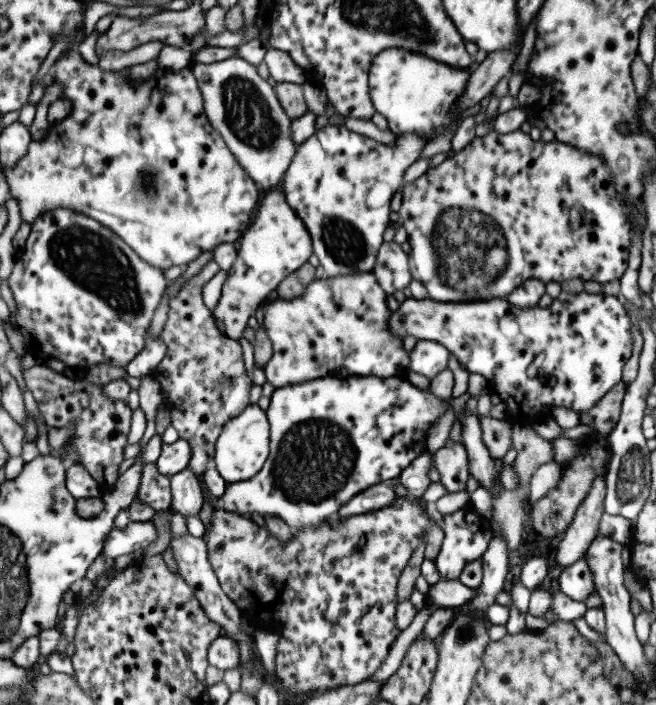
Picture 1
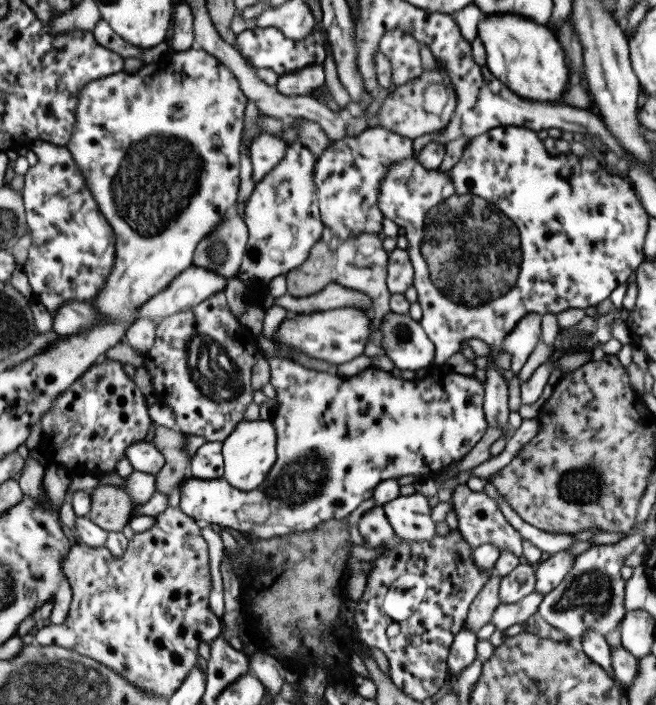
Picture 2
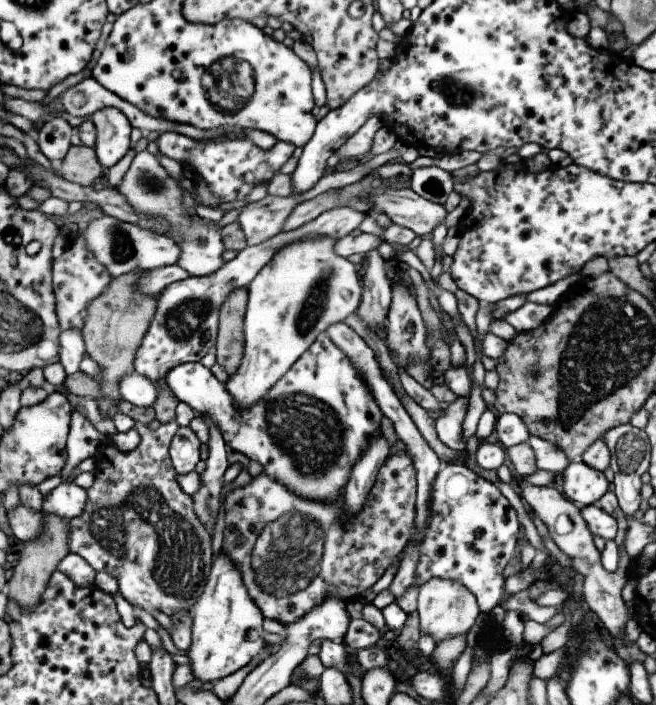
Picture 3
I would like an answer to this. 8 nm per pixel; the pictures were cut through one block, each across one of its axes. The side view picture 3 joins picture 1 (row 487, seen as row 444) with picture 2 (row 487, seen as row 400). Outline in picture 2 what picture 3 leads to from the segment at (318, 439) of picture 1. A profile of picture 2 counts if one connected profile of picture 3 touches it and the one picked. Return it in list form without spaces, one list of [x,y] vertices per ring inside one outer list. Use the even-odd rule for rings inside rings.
[[[271,355],[265,359],[269,365],[269,382],[275,390],[273,401],[275,401],[277,407],[274,409],[272,412],[273,414],[269,419],[276,435],[275,462],[271,465],[271,470],[267,472],[267,478],[263,480],[263,484],[261,484],[259,488],[253,490],[240,491],[231,488],[223,478],[203,481],[189,477],[187,480],[179,482],[179,486],[177,486],[177,489],[180,492],[178,508],[183,511],[183,514],[190,516],[198,523],[207,525],[217,524],[220,527],[227,527],[229,530],[233,529],[240,533],[253,534],[259,538],[281,537],[290,539],[293,533],[297,534],[299,532],[313,530],[317,525],[322,524],[325,520],[330,520],[330,518],[336,518],[336,520],[346,518],[352,510],[357,508],[357,505],[360,502],[367,500],[367,498],[371,498],[372,490],[383,480],[399,479],[400,477],[408,475],[413,476],[416,479],[436,479],[439,475],[443,474],[447,464],[459,461],[466,456],[476,442],[484,435],[487,428],[487,421],[485,421],[485,415],[483,415],[482,408],[484,388],[473,376],[445,373],[433,382],[433,380],[431,380],[431,373],[429,373],[429,376],[425,376],[425,378],[419,380],[419,384],[417,384],[415,380],[405,380],[400,376],[397,378],[389,371],[383,371],[377,367],[369,366],[368,368],[359,371],[356,375],[342,379],[337,374],[328,374],[327,371],[310,370],[291,359],[285,359],[279,355]]]

